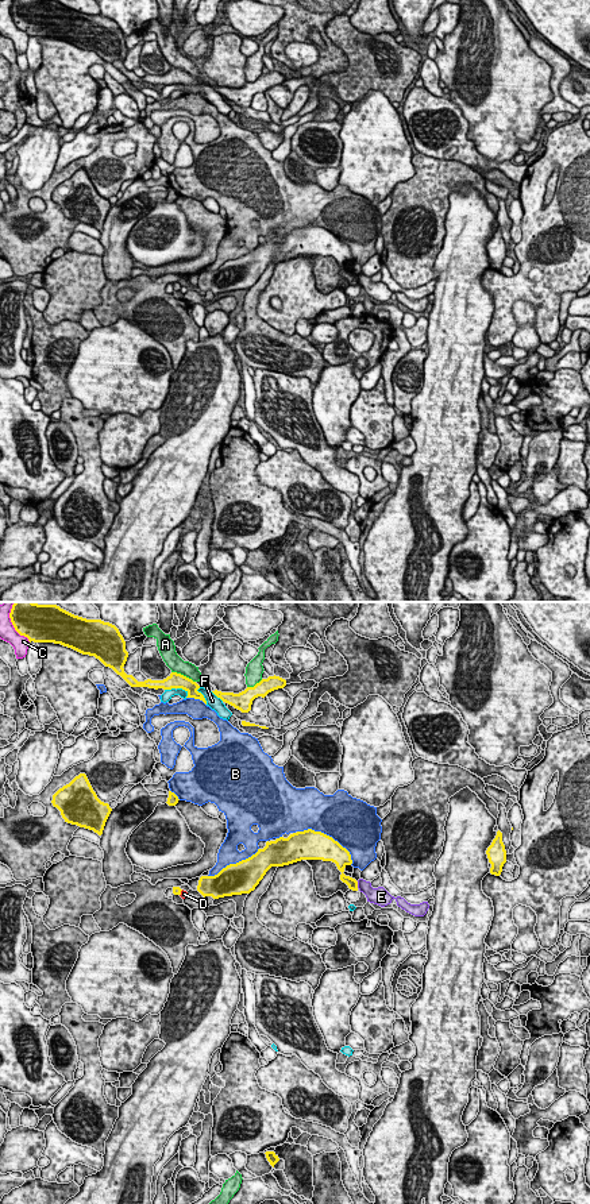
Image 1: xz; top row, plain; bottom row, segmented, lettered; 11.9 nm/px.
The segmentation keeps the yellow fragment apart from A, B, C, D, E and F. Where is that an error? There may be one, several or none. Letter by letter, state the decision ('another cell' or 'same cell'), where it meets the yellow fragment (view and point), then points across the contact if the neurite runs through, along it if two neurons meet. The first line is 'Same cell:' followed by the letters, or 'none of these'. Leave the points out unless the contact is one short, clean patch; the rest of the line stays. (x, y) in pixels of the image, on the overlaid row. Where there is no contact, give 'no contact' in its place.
Same cell: none of these
A: another cell; meets yellow in xz at (182, 675)
B: another cell; meets yellow in xz at (328, 836)
C: another cell; meets yellow in xz at (12, 624)
D: another cell; meets yellow in xz at (180, 892)
E: another cell; meets yellow in xz at (357, 884); border along xz (357, 882), (358, 887)
F: another cell; meets yellow in xz at (203, 695)

